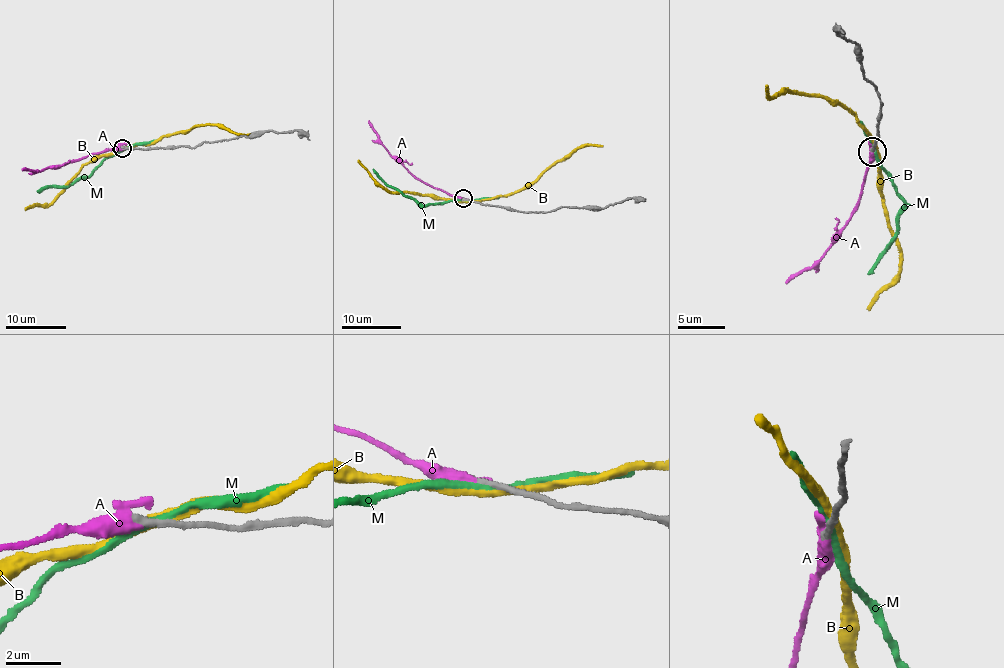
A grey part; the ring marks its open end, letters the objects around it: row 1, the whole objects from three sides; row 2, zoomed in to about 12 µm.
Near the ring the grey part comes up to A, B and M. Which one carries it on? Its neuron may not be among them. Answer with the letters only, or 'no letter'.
A

